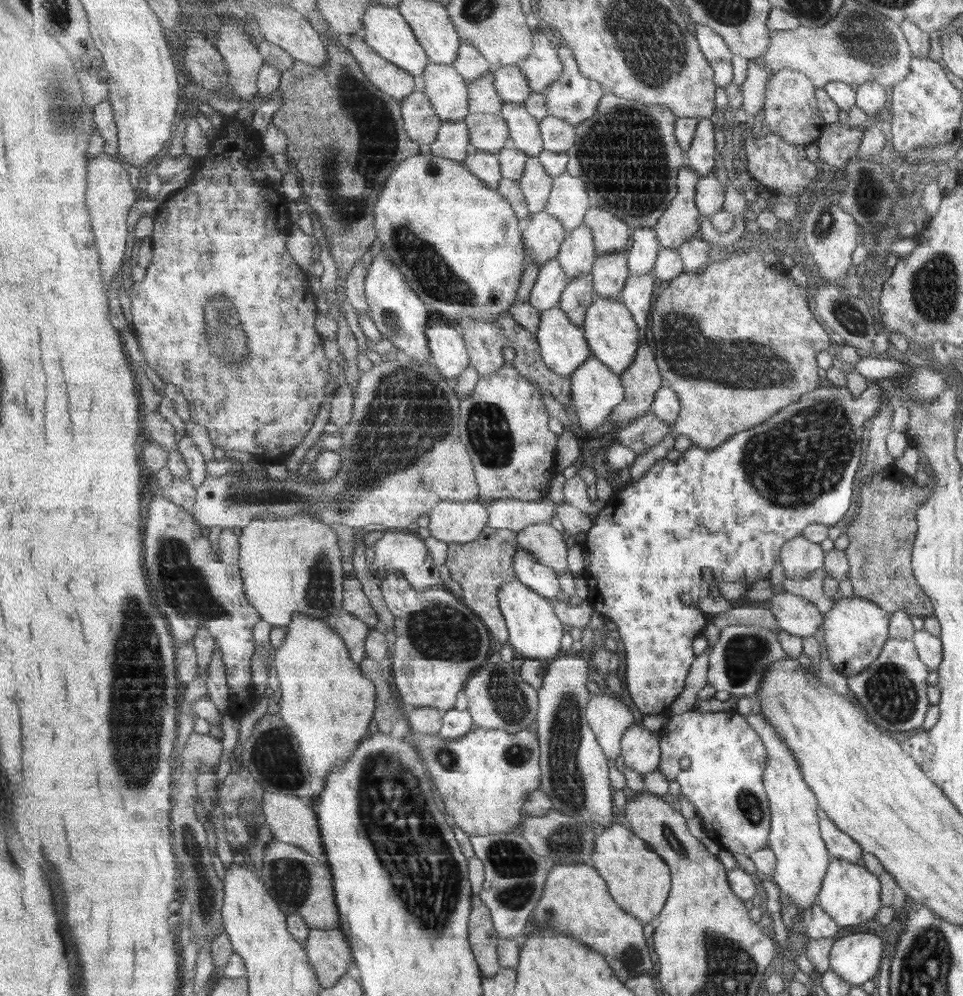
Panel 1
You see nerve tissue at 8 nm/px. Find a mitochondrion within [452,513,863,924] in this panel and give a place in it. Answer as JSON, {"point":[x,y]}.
{"point":[567,782]}

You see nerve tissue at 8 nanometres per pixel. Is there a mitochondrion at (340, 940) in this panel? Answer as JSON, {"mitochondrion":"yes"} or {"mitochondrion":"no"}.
{"mitochondrion":"no"}

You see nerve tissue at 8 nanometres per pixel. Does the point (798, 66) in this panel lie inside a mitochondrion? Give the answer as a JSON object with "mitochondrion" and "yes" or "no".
{"mitochondrion":"no"}

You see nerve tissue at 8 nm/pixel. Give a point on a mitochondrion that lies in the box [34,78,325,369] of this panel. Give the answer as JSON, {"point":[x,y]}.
{"point":[67,120]}

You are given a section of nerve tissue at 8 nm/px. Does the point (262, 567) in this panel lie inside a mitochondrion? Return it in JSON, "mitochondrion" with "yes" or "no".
{"mitochondrion":"no"}

